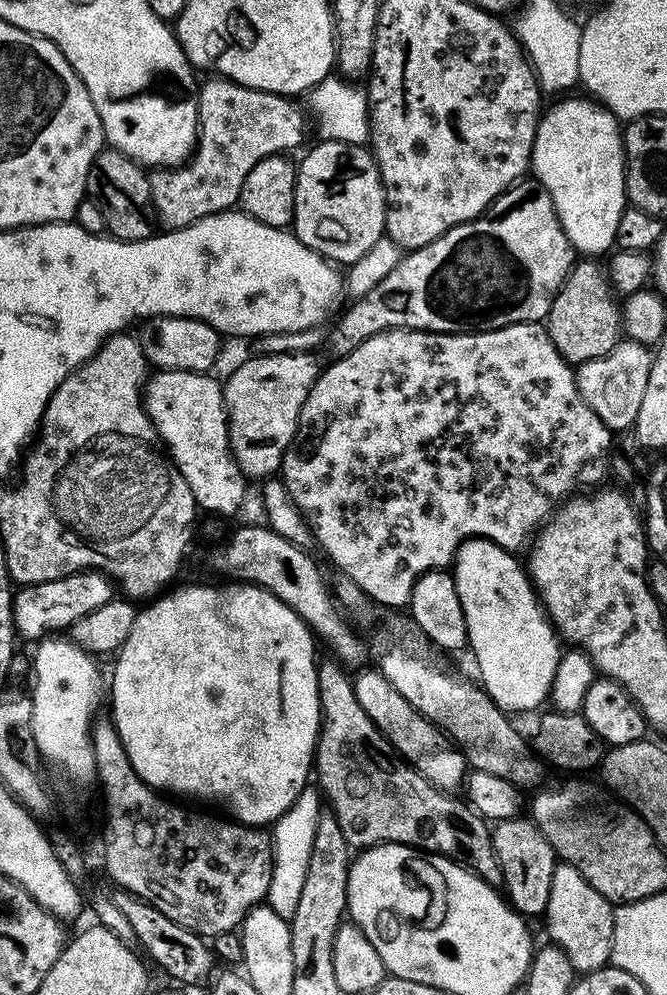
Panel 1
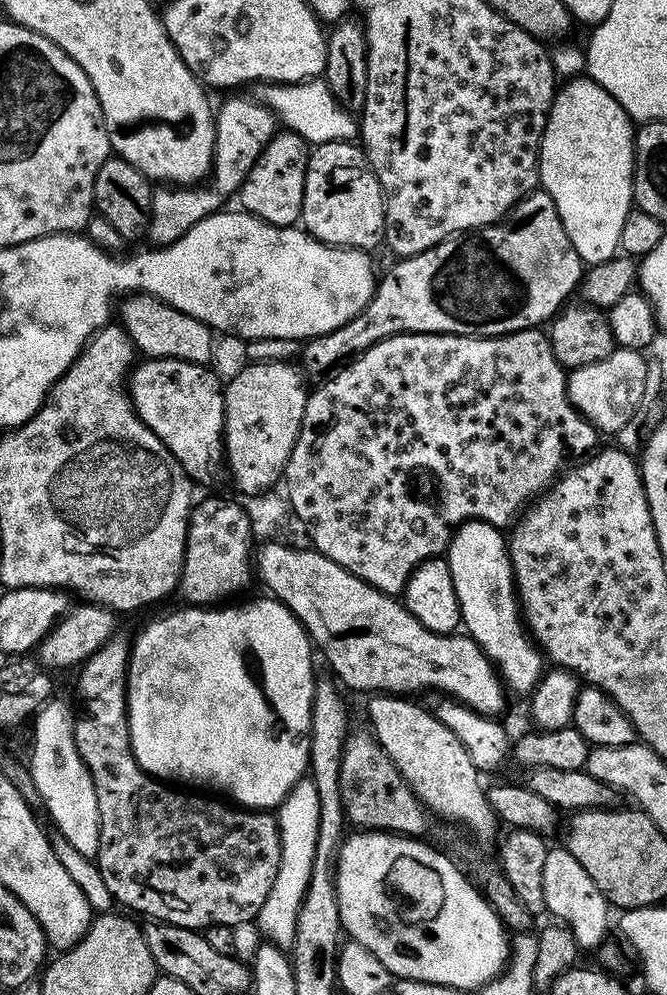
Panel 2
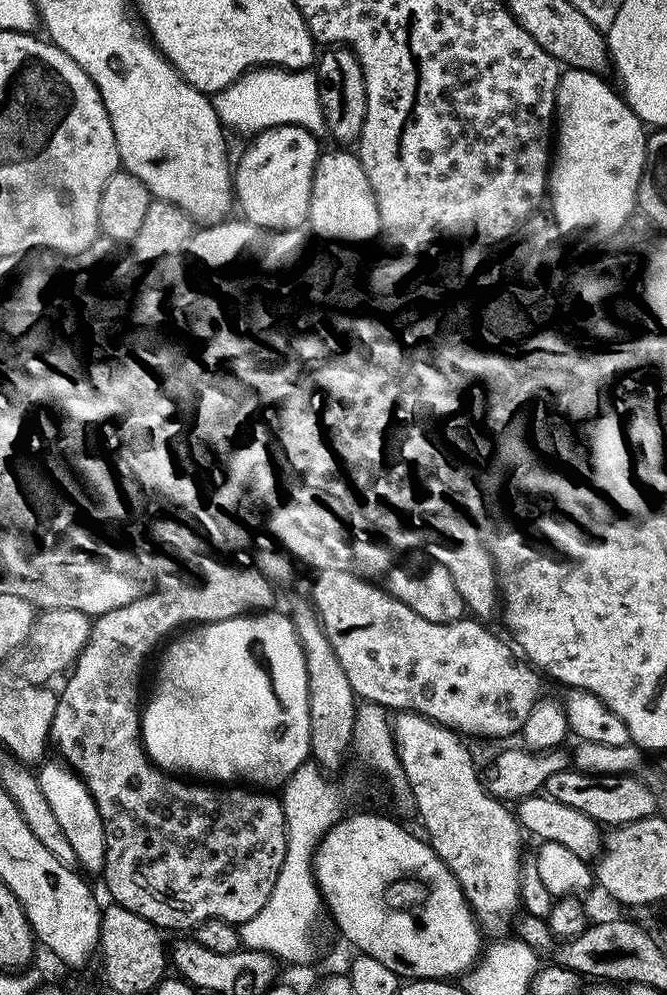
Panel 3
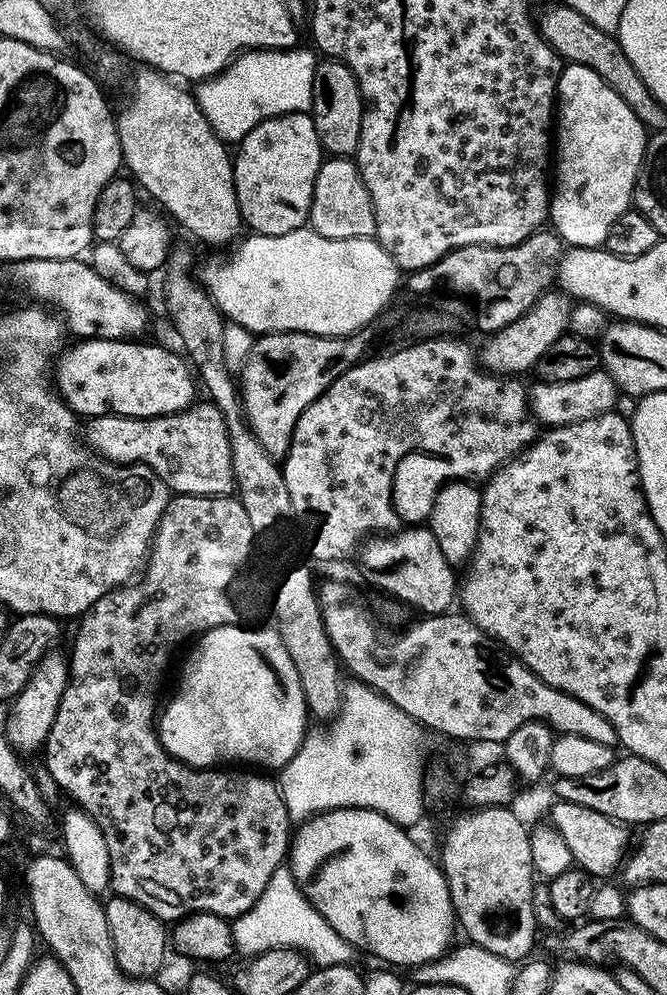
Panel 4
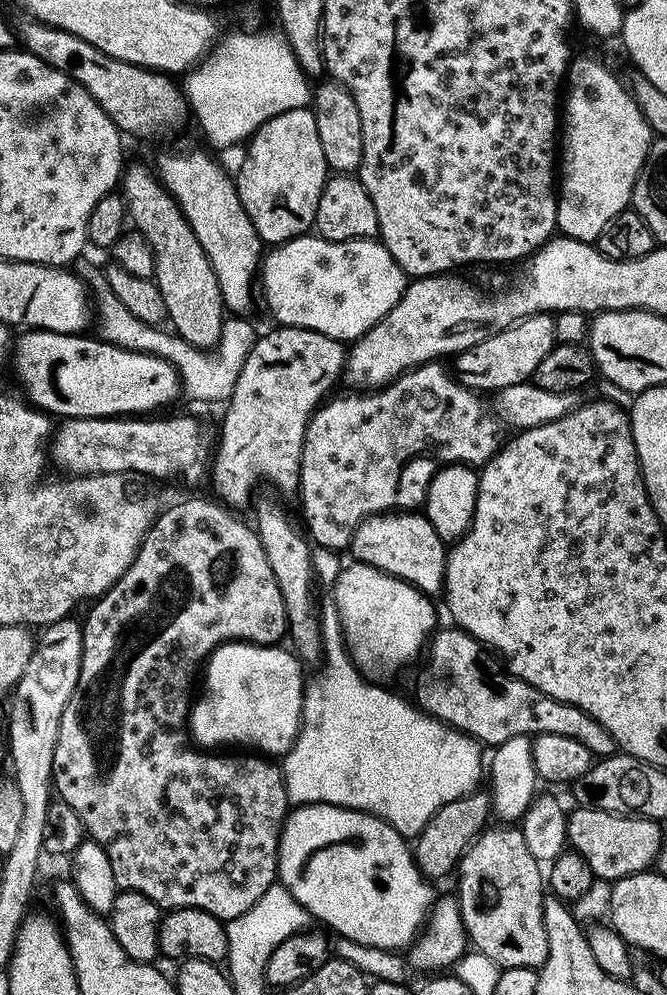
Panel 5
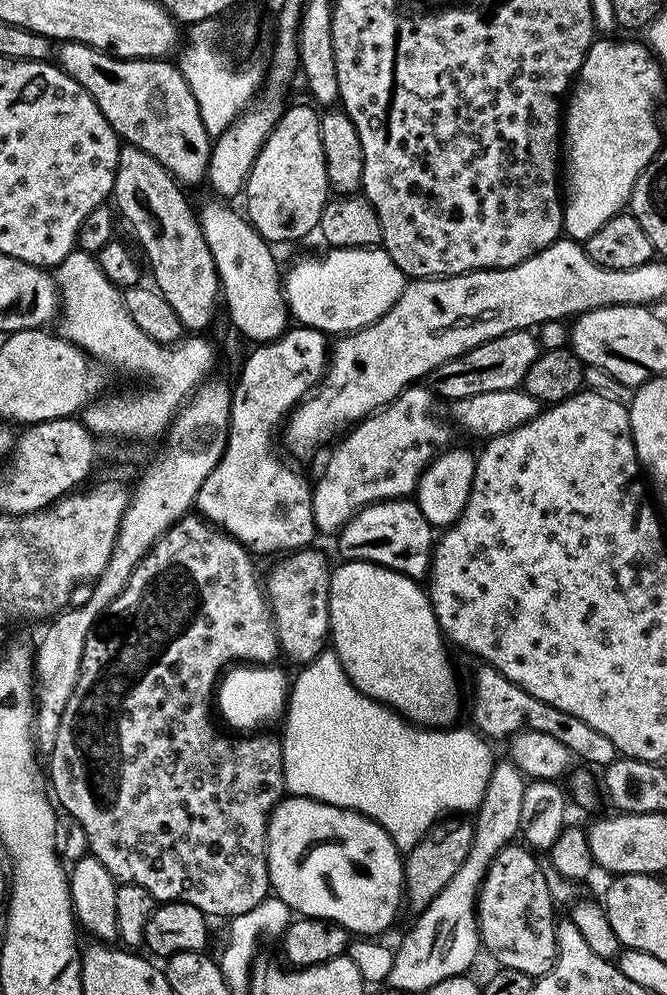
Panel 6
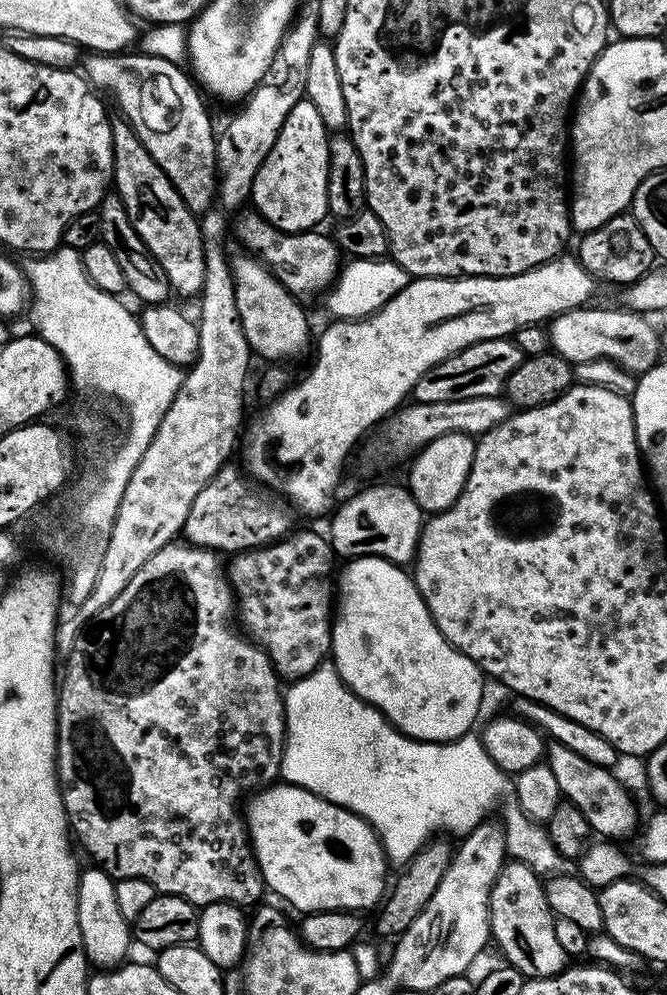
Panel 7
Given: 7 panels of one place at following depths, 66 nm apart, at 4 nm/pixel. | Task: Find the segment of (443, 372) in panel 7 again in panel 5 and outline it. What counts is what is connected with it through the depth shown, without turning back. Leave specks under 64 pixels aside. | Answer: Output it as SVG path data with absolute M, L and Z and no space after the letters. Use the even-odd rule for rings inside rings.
M539 312L516 321L510 328L489 334L455 357L455 375L461 384L480 394L495 394L506 386L531 381L534 370L538 370L538 362L542 362L542 358L557 345L555 322L555 315Z

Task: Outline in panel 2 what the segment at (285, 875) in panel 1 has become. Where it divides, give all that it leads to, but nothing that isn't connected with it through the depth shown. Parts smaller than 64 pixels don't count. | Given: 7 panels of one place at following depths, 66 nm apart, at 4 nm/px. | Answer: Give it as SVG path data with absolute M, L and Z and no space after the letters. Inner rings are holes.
M308 778L300 780L292 787L278 809L282 858L278 866L278 878L274 878L274 886L270 894L266 894L266 902L262 902L258 925L268 935L265 937L271 943L285 950L291 949L292 943L296 941L298 912L304 901L306 886L310 882L319 817L318 790Z

